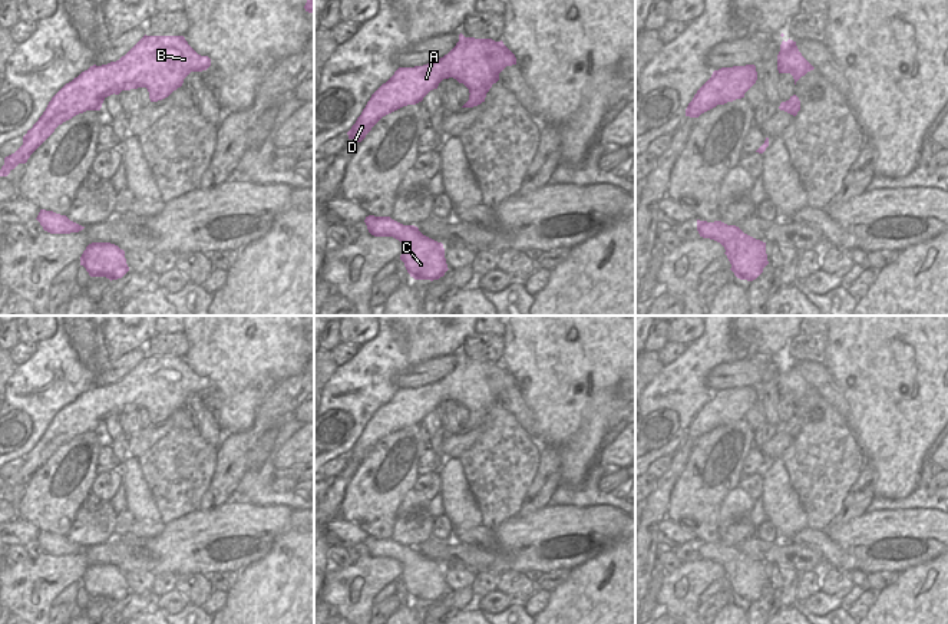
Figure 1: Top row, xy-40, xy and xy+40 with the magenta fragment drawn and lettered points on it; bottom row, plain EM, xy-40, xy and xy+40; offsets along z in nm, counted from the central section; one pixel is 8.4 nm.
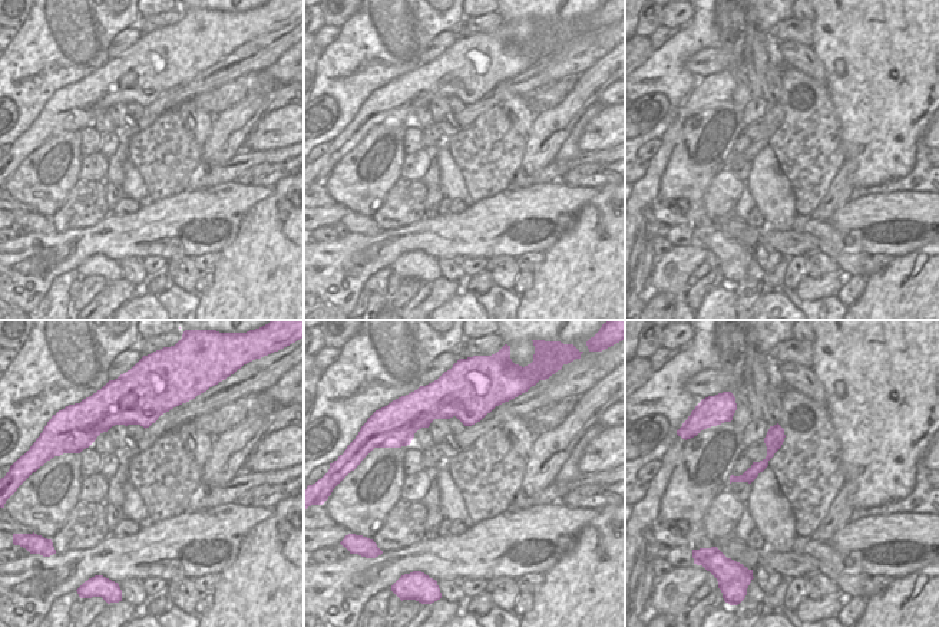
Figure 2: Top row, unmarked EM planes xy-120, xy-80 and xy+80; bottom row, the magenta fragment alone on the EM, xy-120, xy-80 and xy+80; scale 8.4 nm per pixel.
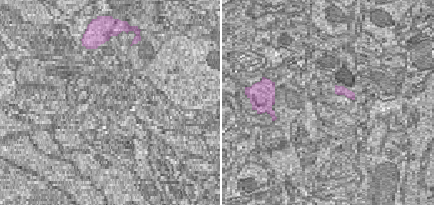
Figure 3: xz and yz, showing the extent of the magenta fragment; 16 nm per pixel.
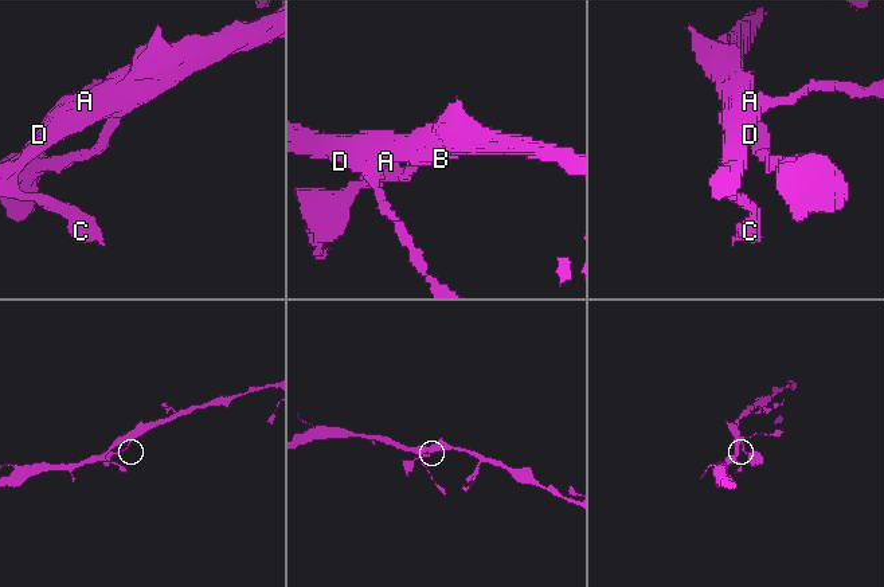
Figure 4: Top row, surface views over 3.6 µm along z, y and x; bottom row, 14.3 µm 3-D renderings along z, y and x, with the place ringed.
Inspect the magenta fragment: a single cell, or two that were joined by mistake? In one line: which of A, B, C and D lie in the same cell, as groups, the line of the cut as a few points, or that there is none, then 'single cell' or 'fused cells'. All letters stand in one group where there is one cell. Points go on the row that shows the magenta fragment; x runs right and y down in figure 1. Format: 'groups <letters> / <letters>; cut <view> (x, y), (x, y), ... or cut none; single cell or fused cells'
groups A B C D; cut none; single cell

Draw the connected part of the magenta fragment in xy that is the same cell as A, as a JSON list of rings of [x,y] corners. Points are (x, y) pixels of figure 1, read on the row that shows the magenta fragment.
[[[460,33],[456,46],[443,57],[423,66],[399,67],[371,95],[347,132],[349,139],[361,142],[383,116],[422,102],[443,79],[453,77],[469,89],[469,100],[462,108],[478,106],[499,80],[499,73],[512,65],[516,65],[516,57],[502,40],[465,37]]]

